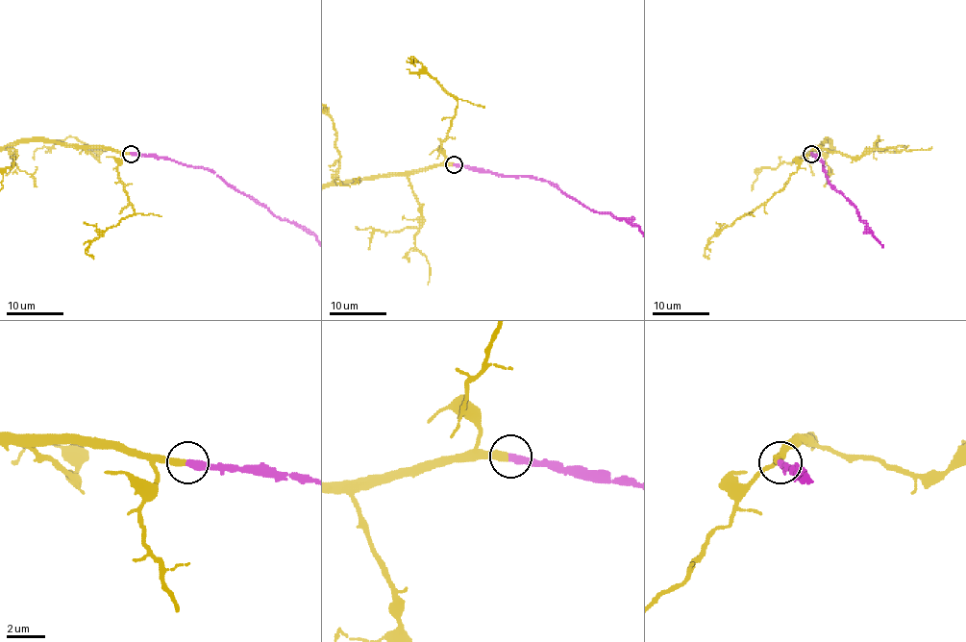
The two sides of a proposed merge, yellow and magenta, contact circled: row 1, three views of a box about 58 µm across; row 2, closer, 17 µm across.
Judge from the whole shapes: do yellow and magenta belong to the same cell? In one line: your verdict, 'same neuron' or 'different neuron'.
same neuron

